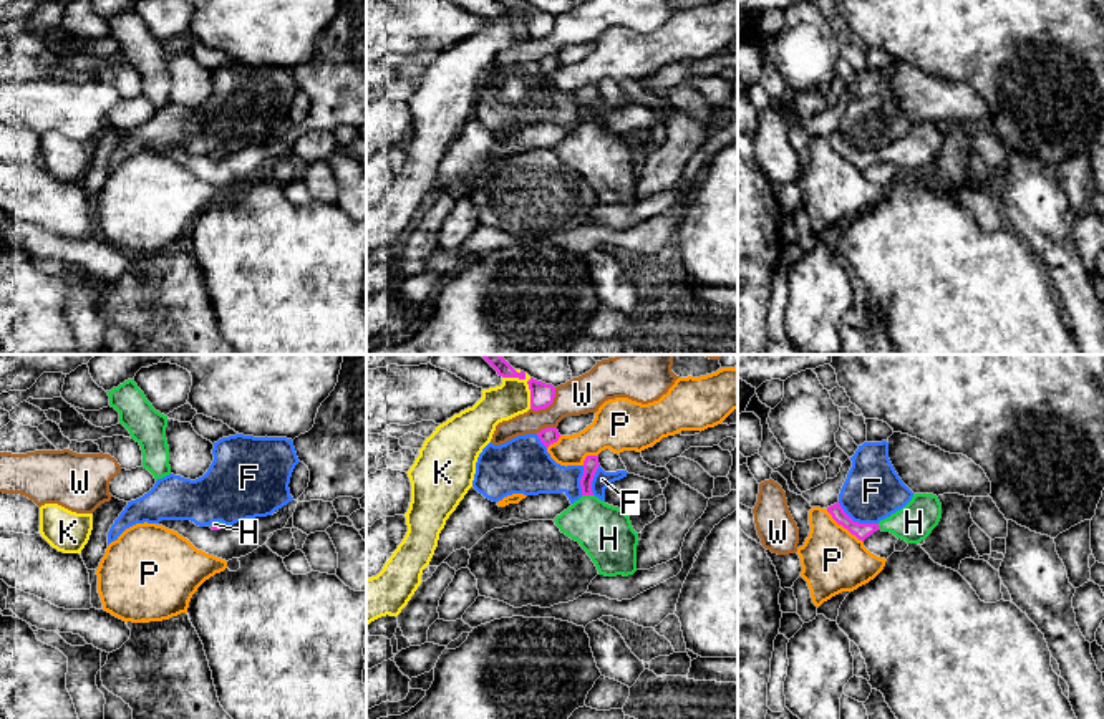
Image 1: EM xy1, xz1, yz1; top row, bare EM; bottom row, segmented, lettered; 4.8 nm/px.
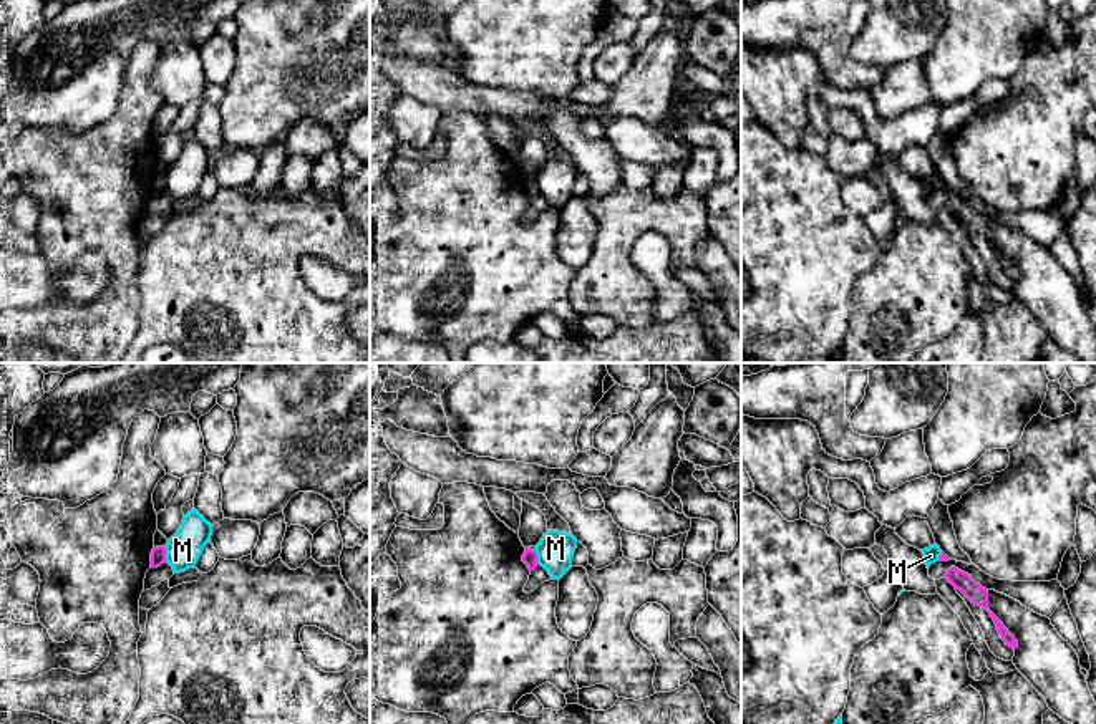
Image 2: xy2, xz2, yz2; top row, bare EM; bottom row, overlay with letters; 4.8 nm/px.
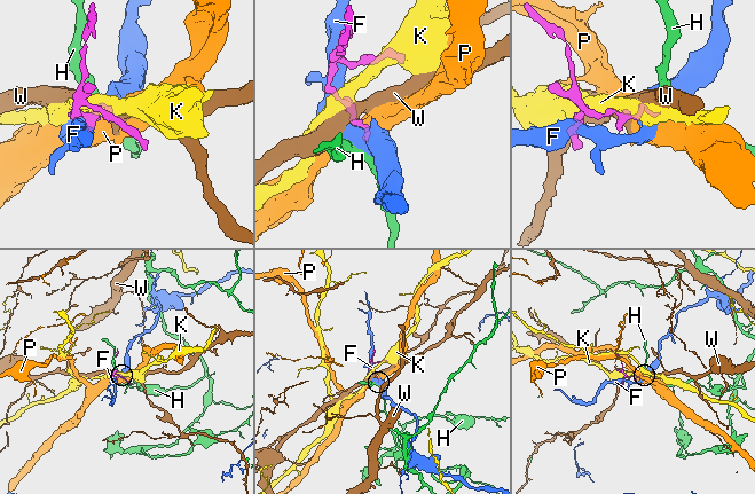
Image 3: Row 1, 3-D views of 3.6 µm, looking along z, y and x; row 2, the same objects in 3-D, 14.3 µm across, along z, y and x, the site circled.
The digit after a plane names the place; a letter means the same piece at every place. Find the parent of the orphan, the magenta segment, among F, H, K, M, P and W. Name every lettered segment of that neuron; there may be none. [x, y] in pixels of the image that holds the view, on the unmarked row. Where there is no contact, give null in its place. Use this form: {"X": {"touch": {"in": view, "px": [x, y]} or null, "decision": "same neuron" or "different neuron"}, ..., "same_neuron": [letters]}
{"F": {"touch": {"in": "yz1", "px": [857, 151]}, "decision": "different neuron"}, "H": {"touch": {"in": "xz1", "px": [587, 123]}, "decision": "same neuron"}, "K": {"touch": {"in": "xz1", "px": [527, 12]}, "decision": "different neuron"}, "M": {"touch": {"in": "xy2", "px": [164, 184]}, "decision": "different neuron"}, "P": {"touch": {"in": "yz1", "px": [844, 156]}, "decision": "different neuron"}, "W": {"touch": {"in": "xz1", "px": [547, 35]}, "decision": "different neuron"}, "same_neuron": ["H"]}

